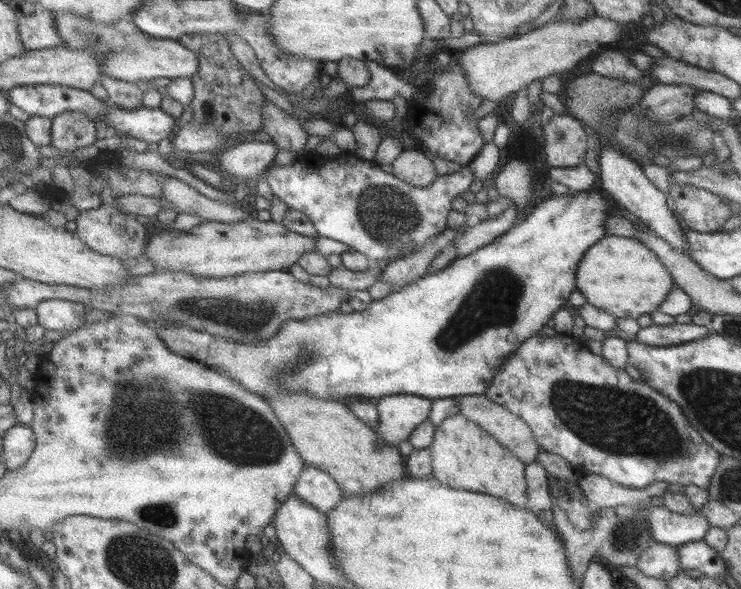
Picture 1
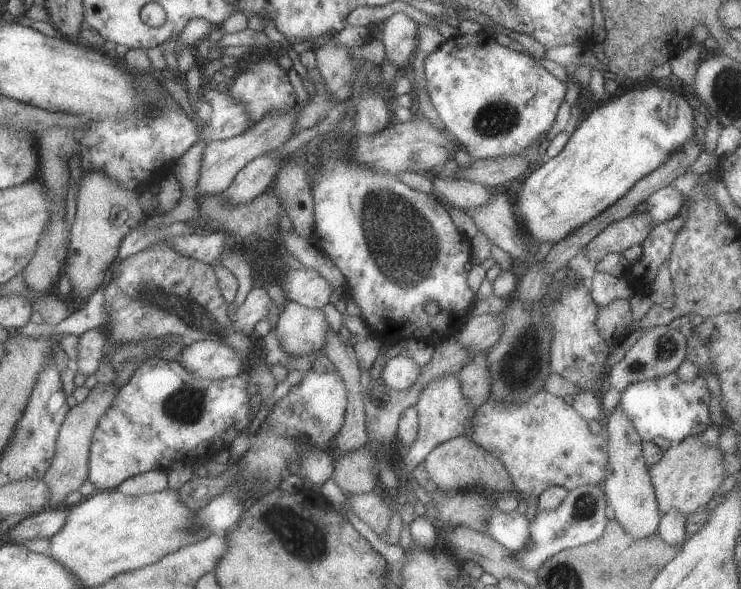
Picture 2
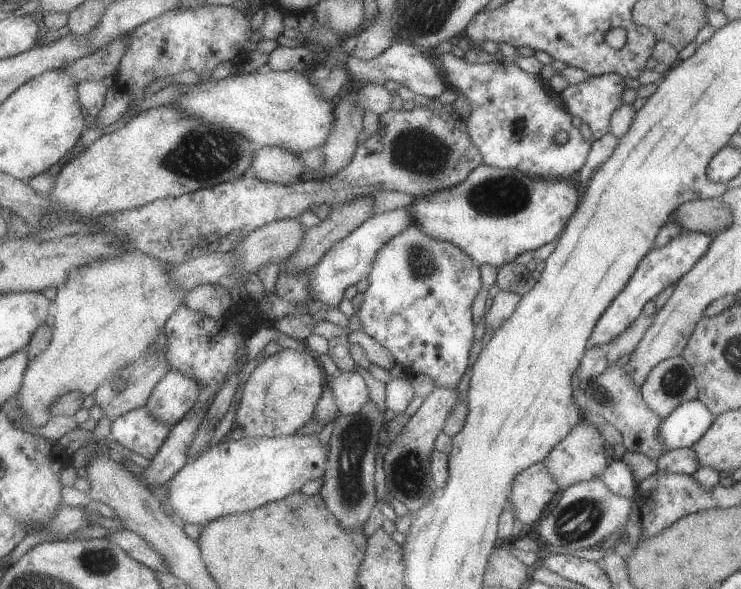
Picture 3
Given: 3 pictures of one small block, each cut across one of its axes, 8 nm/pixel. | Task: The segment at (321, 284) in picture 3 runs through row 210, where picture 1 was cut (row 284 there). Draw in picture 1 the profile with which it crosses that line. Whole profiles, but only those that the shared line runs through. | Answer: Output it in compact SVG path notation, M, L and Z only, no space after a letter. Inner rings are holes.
M468 220L468 222L464 226L458 229L450 229L448 227L448 230L446 230L445 232L441 232L441 236L430 240L430 242L428 242L428 244L426 244L426 246L424 246L422 250L416 252L413 256L402 256L402 258L398 258L397 260L386 264L384 266L384 271L380 276L381 281L392 284L393 287L391 288L391 290L400 290L402 287L407 286L408 284L411 284L412 282L415 282L420 278L423 278L425 275L428 274L431 262L433 262L433 260L437 258L437 255L456 237L456 234L459 232L464 232L464 230L467 227L471 227L473 223L476 222L471 222L471 220Z

